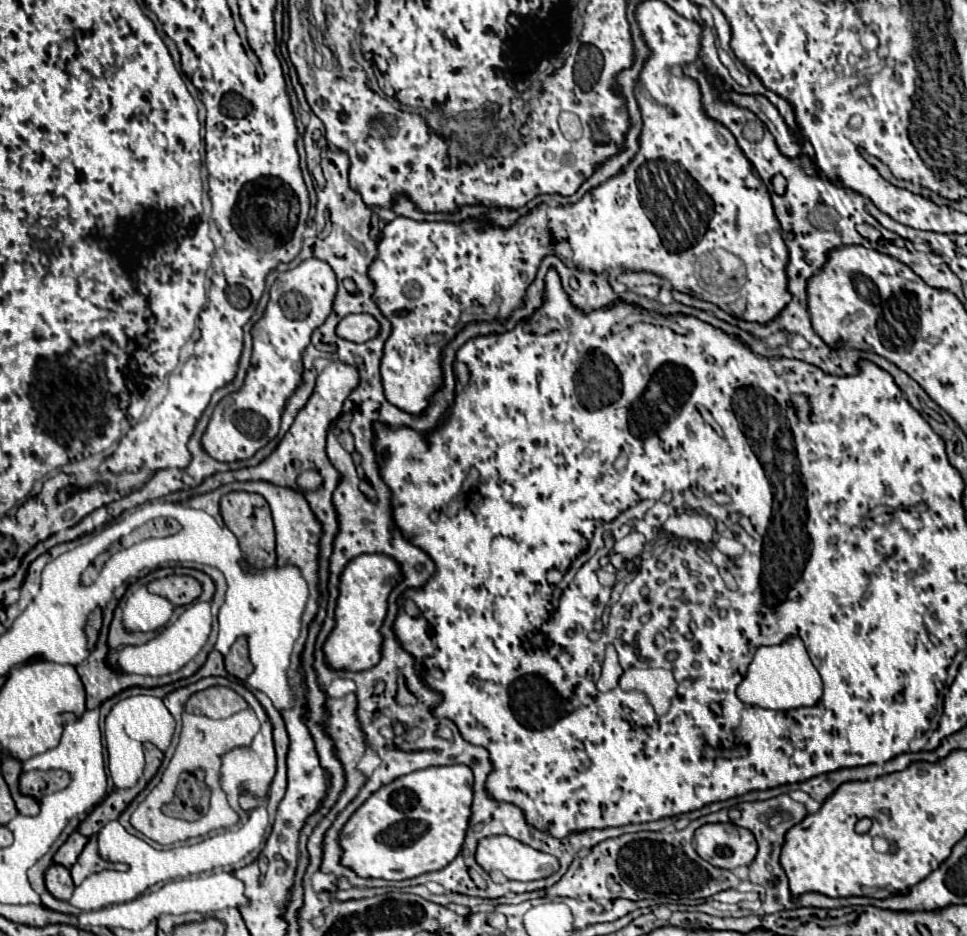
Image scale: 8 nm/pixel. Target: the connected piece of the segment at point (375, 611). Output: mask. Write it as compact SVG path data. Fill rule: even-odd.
M362 554L354 558L342 572L340 596L336 602L336 628L324 644L326 660L336 670L368 670L382 658L382 634L380 628L388 614L388 596L402 582L400 564L384 554ZM374 570L378 570L378 604L370 602L374 594Z

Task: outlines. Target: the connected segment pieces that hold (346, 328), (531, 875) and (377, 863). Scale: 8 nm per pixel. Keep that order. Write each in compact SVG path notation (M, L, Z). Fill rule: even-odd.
M350 314L340 320L336 334L350 342L368 342L380 334L380 322L368 314Z
M510 836L482 838L476 850L476 862L486 870L498 870L508 880L540 880L560 870L554 856L538 852L528 844L522 844Z
M432 766L416 770L408 776L400 776L394 782L374 792L342 828L340 844L344 848L342 864L350 866L362 878L384 878L384 880L408 880L420 874L436 872L446 868L462 850L466 832L472 816L472 786L474 774L468 766Z

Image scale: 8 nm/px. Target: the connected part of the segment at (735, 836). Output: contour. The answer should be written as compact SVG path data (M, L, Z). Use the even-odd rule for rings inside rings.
M732 822L706 824L696 830L696 852L716 868L734 870L754 862L758 844L752 832Z

